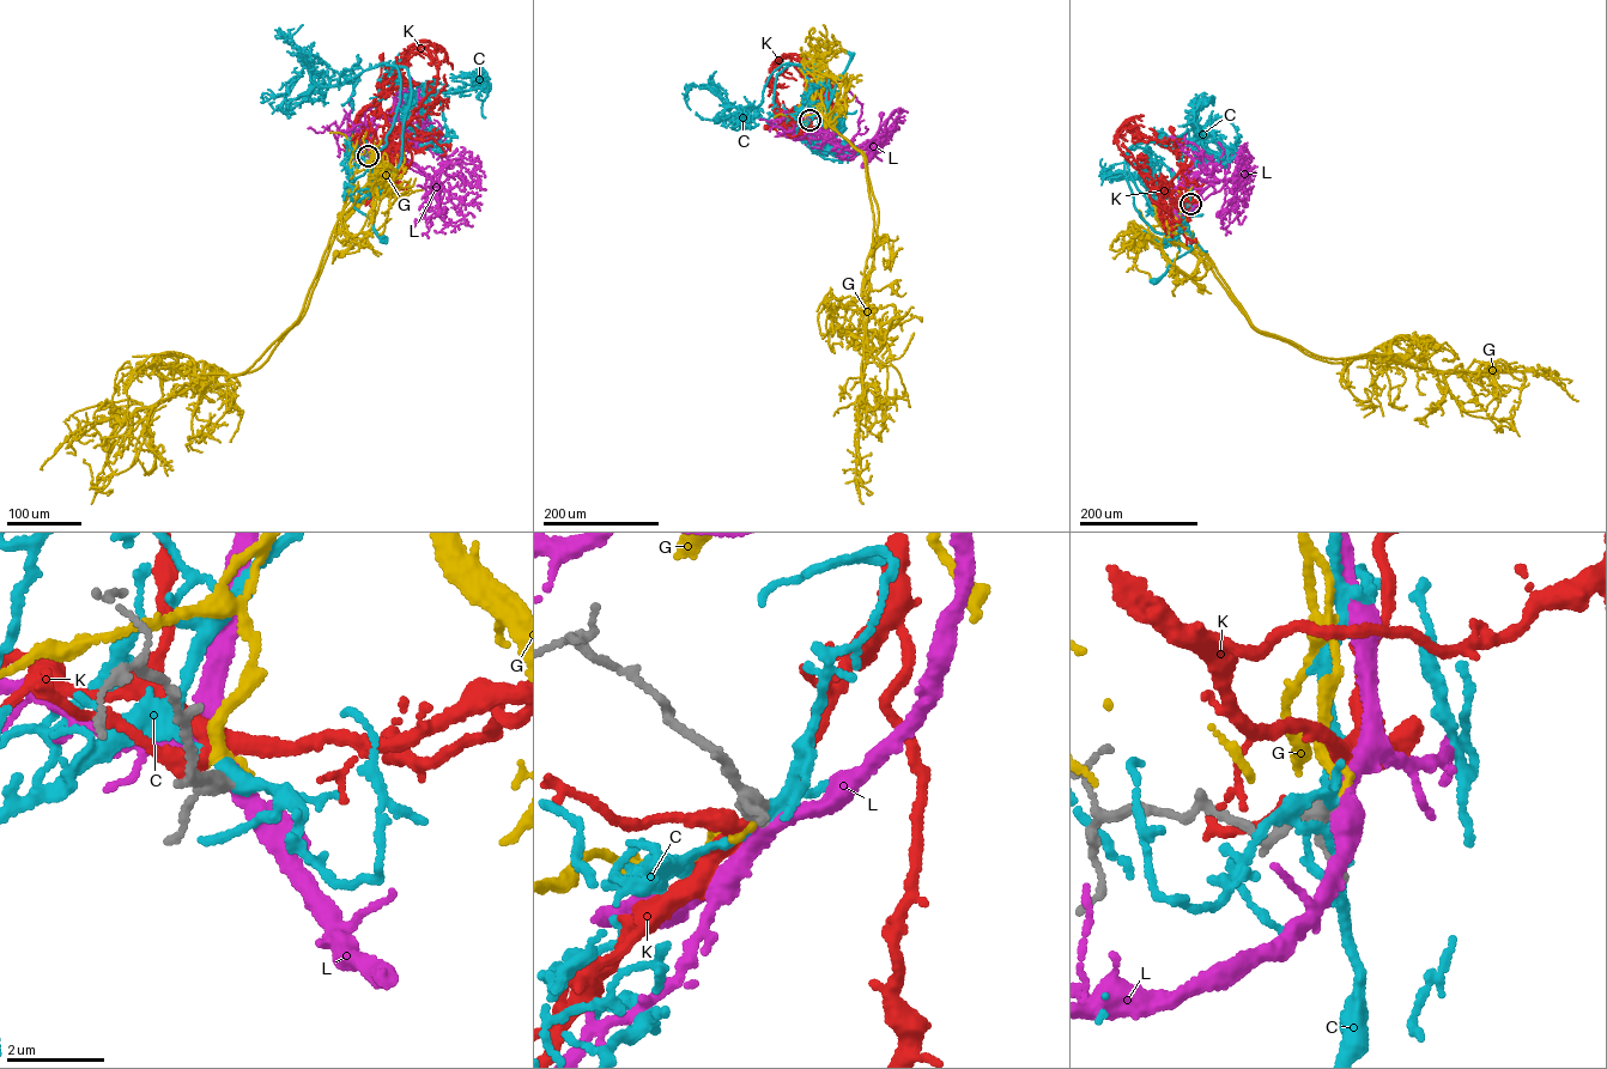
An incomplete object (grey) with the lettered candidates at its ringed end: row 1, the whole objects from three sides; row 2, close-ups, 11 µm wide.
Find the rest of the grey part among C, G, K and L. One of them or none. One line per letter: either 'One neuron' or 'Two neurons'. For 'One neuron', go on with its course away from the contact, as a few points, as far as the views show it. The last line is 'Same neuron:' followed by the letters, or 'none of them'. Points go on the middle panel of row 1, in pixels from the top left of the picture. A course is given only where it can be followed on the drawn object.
C: Two neurons
G: Two neurons
K: Two neurons
L: Two neurons
Same neuron: none of them

